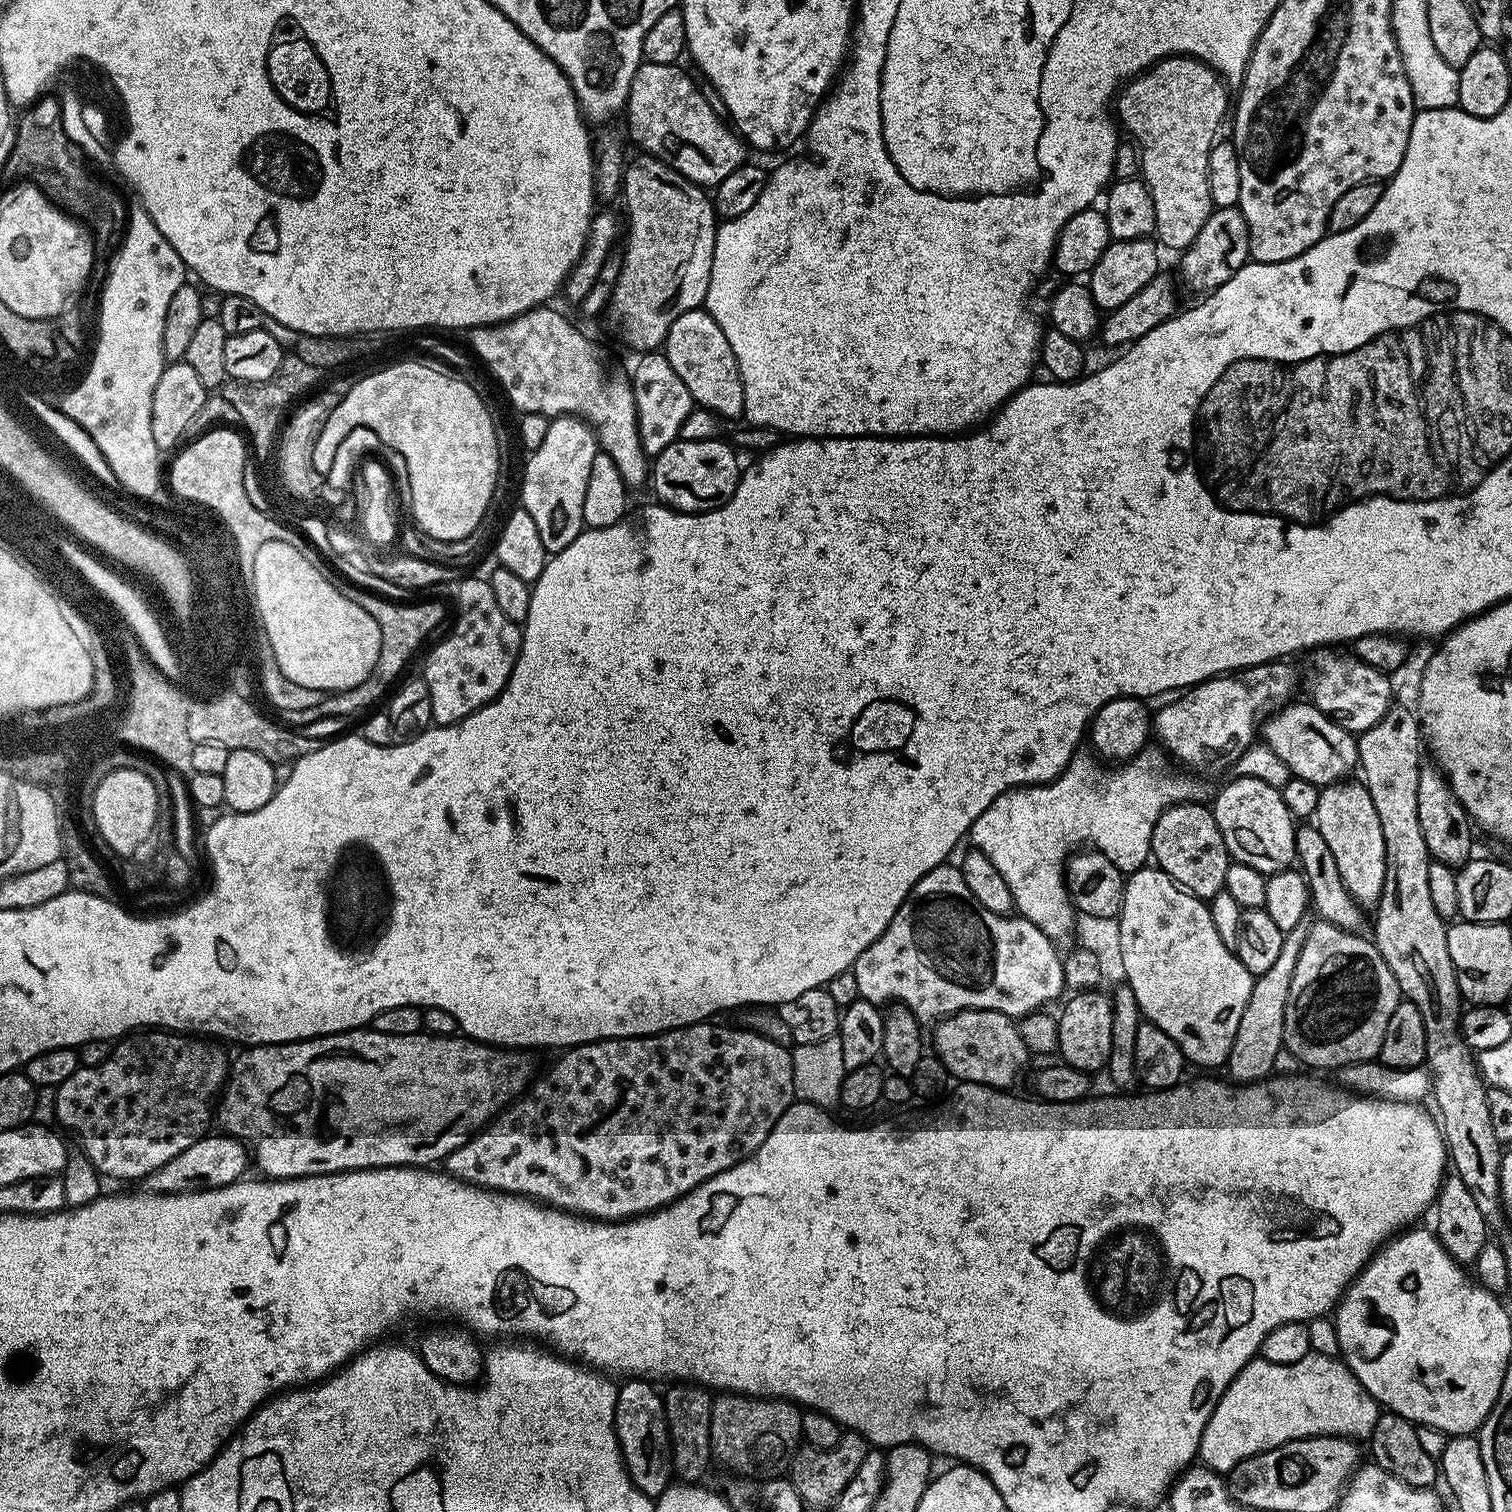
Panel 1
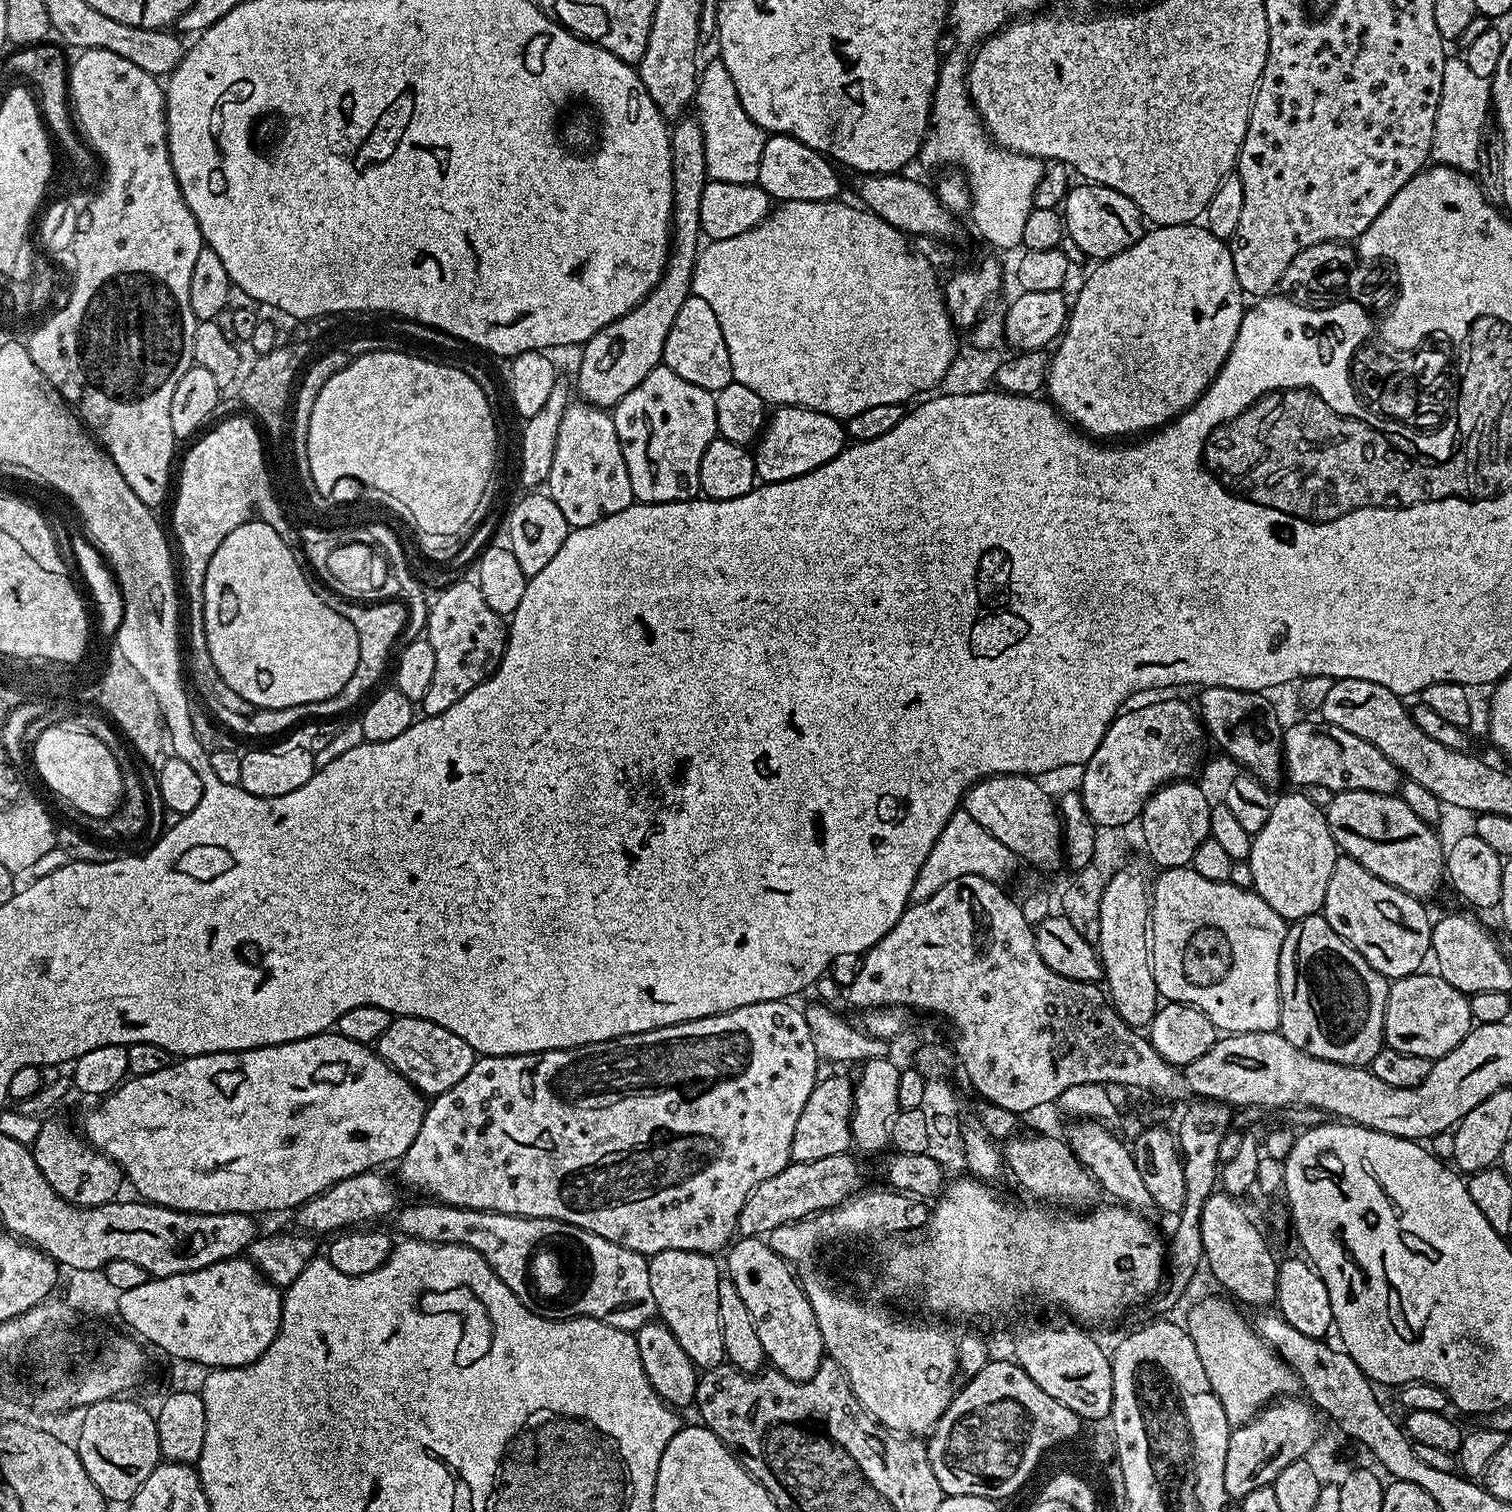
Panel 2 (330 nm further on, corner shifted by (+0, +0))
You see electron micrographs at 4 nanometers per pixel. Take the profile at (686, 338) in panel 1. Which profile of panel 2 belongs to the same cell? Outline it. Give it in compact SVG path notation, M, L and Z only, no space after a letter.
M689 295L686 302L682 302L682 310L678 310L678 314L674 318L674 326L670 326L670 334L666 334L666 346L664 347L663 367L674 370L674 374L678 374L678 378L686 378L686 382L694 382L694 386L702 386L707 392L713 394L720 392L728 384L733 383L732 371L730 370L730 350L726 350L726 338L722 338L722 326L718 326L718 318L714 314L714 310L710 310L710 305L706 303L706 298L698 298Z

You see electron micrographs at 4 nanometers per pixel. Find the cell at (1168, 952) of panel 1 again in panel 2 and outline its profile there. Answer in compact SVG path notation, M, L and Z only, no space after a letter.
M1192 867L1165 868L1159 873L1160 877L1153 879L1150 884L1150 959L1152 973L1156 983L1157 993L1165 1001L1173 1004L1189 1004L1191 1008L1202 1010L1206 1018L1216 1029L1224 1034L1237 1032L1274 1032L1280 1026L1280 979L1278 966L1282 954L1282 942L1286 938L1290 924L1284 920L1252 888L1239 888L1229 881L1210 882L1210 878L1202 878L1202 874L1195 872Z

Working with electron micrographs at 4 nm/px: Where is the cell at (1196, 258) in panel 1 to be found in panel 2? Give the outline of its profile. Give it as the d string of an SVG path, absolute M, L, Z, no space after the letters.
M1196 222L1153 227L1145 231L1137 244L1122 250L1122 254L1114 258L1099 261L1095 267L1096 269L1085 278L1076 300L1074 296L1071 301L1068 323L1055 345L1056 353L1051 353L1046 396L1075 427L1093 438L1136 438L1163 428L1165 424L1171 424L1177 416L1188 411L1214 382L1238 338L1238 330L1242 326L1242 318L1246 311L1246 294L1240 288L1238 274L1234 274L1231 247L1214 234L1210 234L1207 226L1201 226Z

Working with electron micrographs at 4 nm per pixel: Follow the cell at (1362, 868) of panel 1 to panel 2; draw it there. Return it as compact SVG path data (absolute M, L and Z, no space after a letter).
M1340 854L1334 862L1334 874L1330 874L1330 886L1326 886L1322 914L1351 948L1364 955L1366 962L1370 962L1374 970L1378 970L1389 981L1394 981L1401 980L1403 976L1415 976L1425 967L1424 959L1429 959L1434 920L1433 917L1428 917L1428 912L1422 905L1424 904L1415 896L1395 888L1370 870L1364 869L1353 857Z

